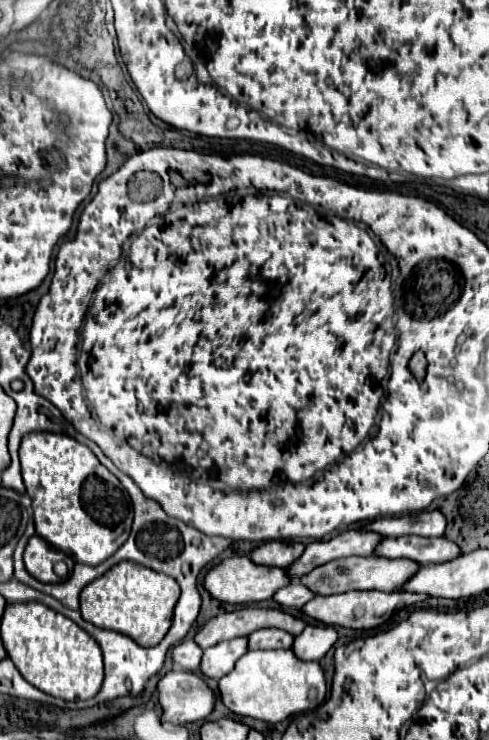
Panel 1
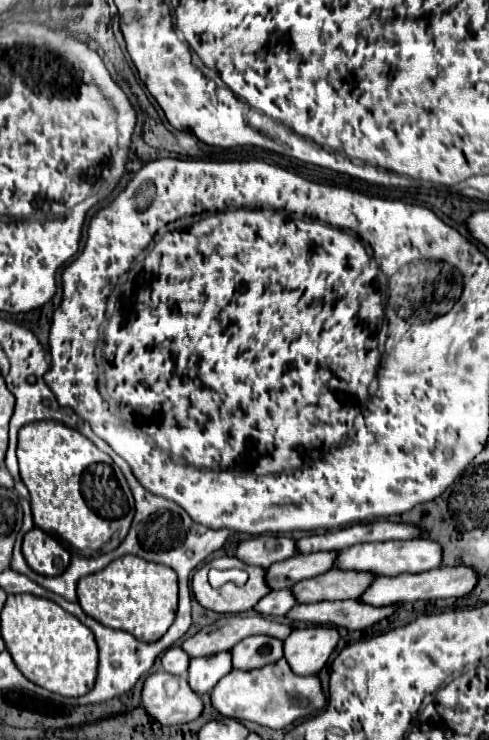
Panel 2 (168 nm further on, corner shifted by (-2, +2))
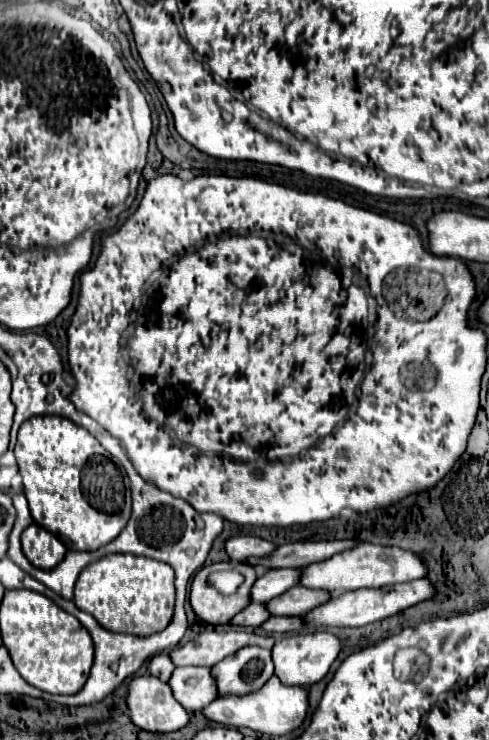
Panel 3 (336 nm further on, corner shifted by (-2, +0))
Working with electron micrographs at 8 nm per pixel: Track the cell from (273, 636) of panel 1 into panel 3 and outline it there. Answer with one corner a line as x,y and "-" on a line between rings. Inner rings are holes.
256,646
240,648
240,652
234,652
228,660
216,664
212,672
216,676
220,696
248,694
264,686
264,682
274,674
272,652

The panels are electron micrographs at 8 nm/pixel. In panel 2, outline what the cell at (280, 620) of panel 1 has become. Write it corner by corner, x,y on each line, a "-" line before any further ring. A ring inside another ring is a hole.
232,614
232,616
222,616
210,626
204,626
200,632
186,638
180,648
190,658
212,656
218,652
232,650
242,638
248,638
254,634
266,634
266,636
284,640
290,634
290,626
278,624
260,614
252,614
252,616

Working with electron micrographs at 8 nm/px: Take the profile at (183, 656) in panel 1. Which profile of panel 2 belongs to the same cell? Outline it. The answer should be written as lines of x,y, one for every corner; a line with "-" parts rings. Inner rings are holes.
172,646
162,654
162,668
174,676
184,676
188,670
188,662
190,658
188,654
184,654
184,650
180,650
180,646

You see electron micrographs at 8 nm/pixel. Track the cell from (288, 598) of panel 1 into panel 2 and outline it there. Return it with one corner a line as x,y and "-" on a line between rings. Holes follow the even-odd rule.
276,590
276,592
268,592
254,606
254,610
262,616
286,616
288,610
292,608
292,604
296,604
296,600
292,598
290,590

